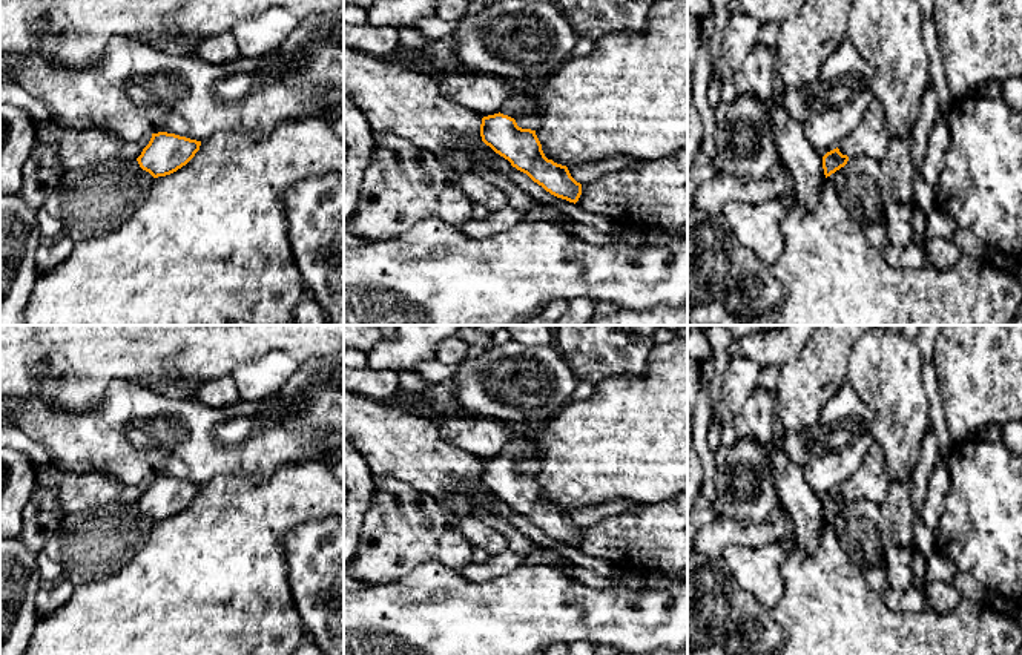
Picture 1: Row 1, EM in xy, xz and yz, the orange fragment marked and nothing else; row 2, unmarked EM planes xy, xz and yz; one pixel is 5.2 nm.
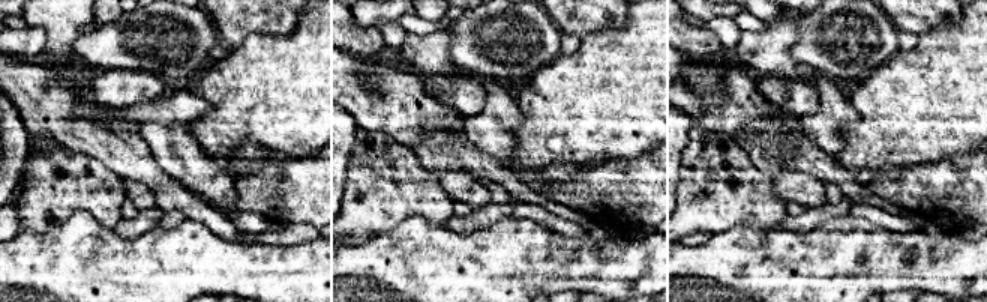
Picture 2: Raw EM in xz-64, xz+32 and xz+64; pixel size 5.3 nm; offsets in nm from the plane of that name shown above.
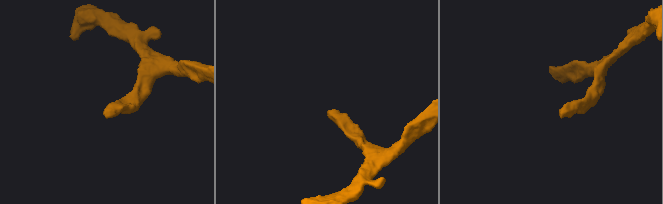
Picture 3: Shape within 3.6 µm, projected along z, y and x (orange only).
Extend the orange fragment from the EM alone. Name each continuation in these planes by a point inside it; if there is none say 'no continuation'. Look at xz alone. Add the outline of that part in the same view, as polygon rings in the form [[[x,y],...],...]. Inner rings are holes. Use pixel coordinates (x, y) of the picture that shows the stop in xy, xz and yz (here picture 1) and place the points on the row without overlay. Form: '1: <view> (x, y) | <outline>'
1: xz (520, 450) | [[[513,433],[509,440],[502,448],[500,457],[516,463],[522,472],[537,474],[542,469],[542,460],[536,445],[528,437]]]

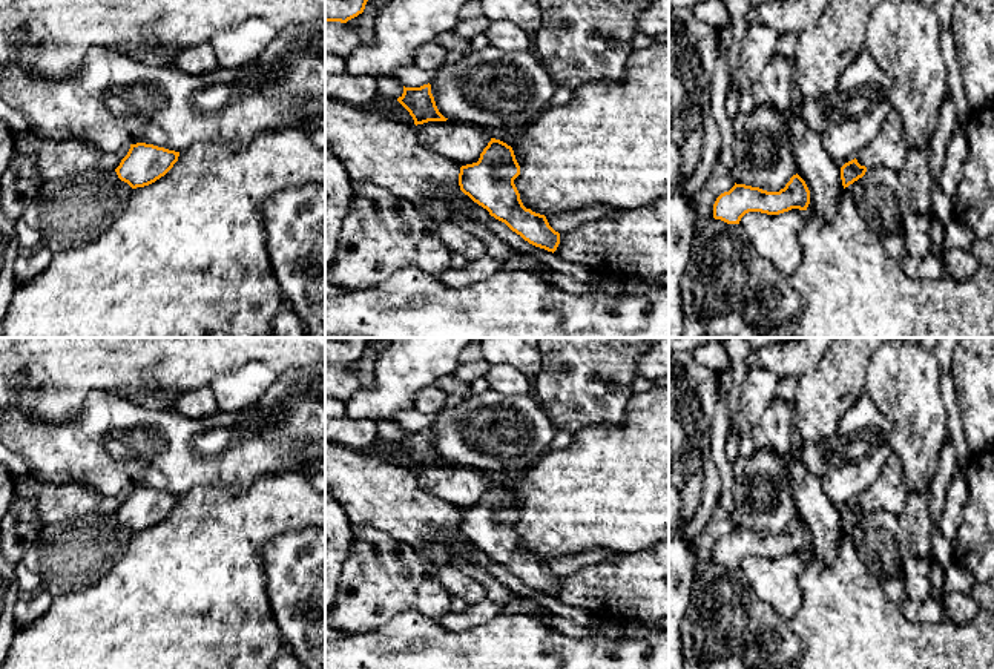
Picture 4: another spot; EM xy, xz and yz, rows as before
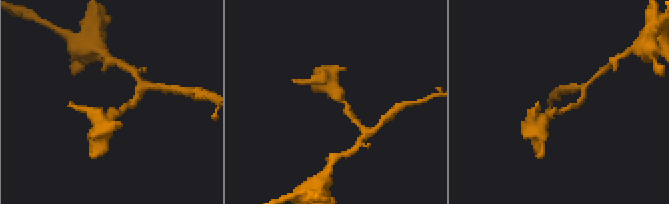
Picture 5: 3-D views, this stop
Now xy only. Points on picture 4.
no continuation

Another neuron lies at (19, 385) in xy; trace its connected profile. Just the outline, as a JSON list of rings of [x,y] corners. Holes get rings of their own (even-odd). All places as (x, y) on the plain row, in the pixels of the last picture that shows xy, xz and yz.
[[[14,376],[9,381],[9,388],[15,397],[20,397],[25,393],[29,393],[34,387],[34,382],[26,376]]]

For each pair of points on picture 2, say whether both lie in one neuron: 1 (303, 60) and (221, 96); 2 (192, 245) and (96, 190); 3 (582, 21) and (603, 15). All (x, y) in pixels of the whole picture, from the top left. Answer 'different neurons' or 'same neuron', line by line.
1: same neuron
2: different neurons
3: same neuron

